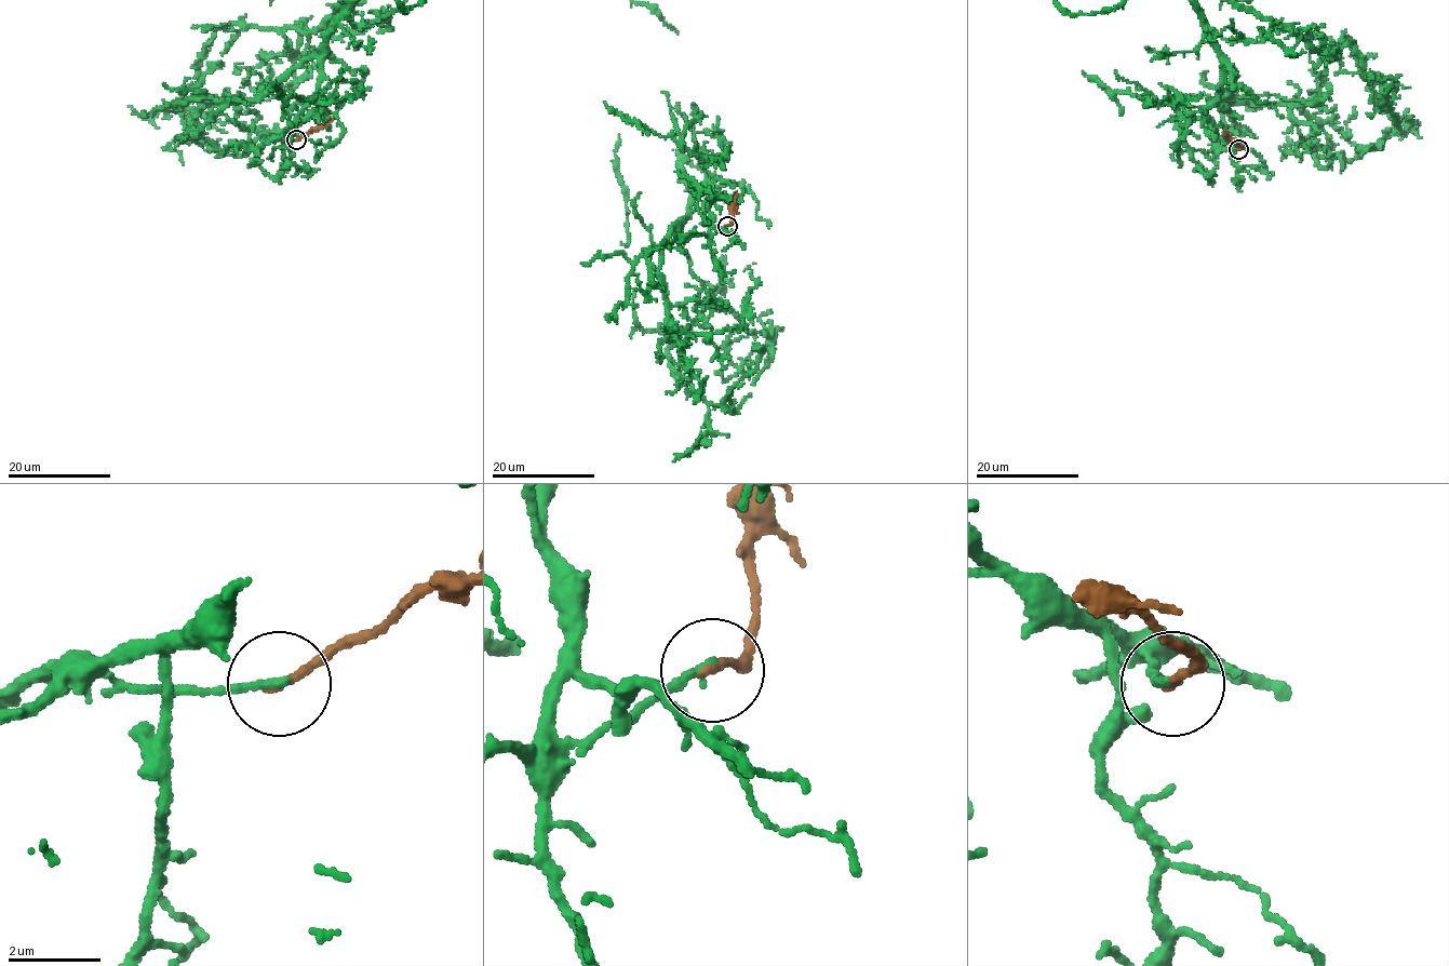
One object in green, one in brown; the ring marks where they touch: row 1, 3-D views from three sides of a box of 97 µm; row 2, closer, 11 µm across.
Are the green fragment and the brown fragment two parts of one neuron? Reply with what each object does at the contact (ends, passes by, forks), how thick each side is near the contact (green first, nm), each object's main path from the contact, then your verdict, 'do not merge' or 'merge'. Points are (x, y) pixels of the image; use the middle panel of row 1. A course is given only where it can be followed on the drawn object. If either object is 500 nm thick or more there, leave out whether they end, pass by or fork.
green ends there; brown ends there; 170 nm thick on the green side, 190 nm on the other; brown runs (727, 226), (736, 192); do not merge

